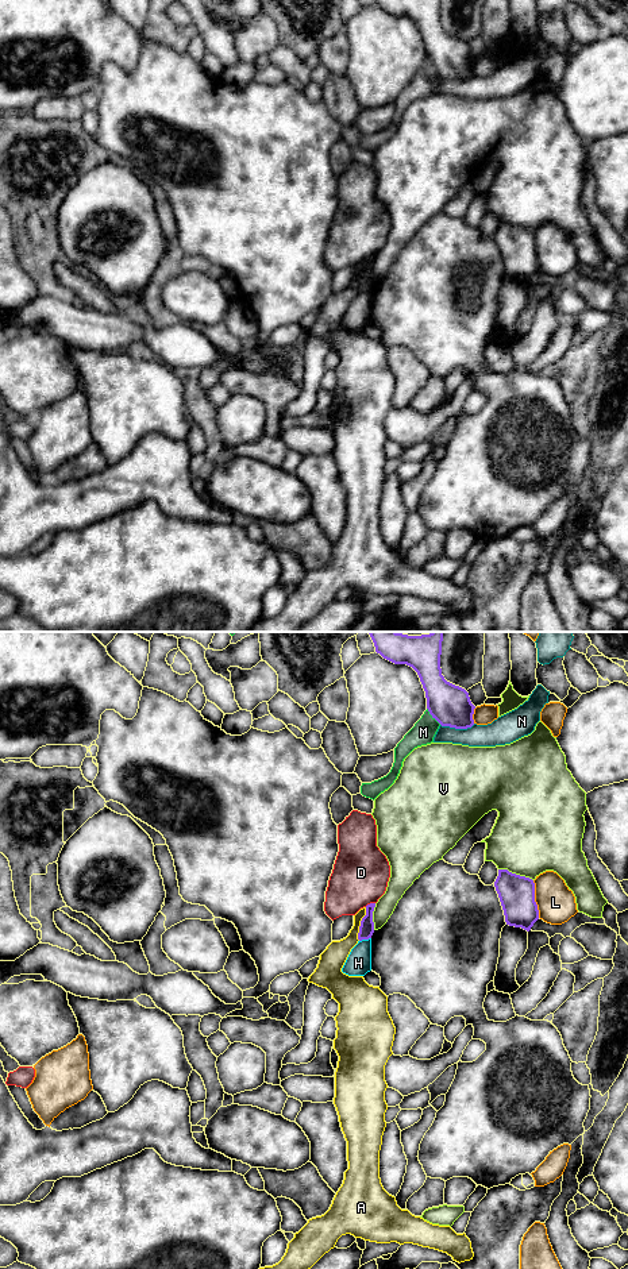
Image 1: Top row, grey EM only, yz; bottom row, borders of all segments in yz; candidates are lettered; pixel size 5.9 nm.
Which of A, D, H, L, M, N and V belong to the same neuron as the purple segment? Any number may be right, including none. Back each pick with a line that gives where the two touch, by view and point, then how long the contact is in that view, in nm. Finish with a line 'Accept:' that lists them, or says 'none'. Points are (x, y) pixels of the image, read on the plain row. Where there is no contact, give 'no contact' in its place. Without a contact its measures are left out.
Accept: none

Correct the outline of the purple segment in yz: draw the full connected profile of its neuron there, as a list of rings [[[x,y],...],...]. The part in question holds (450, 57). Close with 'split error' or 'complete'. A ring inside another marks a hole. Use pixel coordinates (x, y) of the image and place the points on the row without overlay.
[[[375,0],[384,11],[412,19],[423,36],[427,61],[442,78],[467,81],[474,77],[475,58],[469,45],[444,31],[440,20],[442,0]]]; complete

